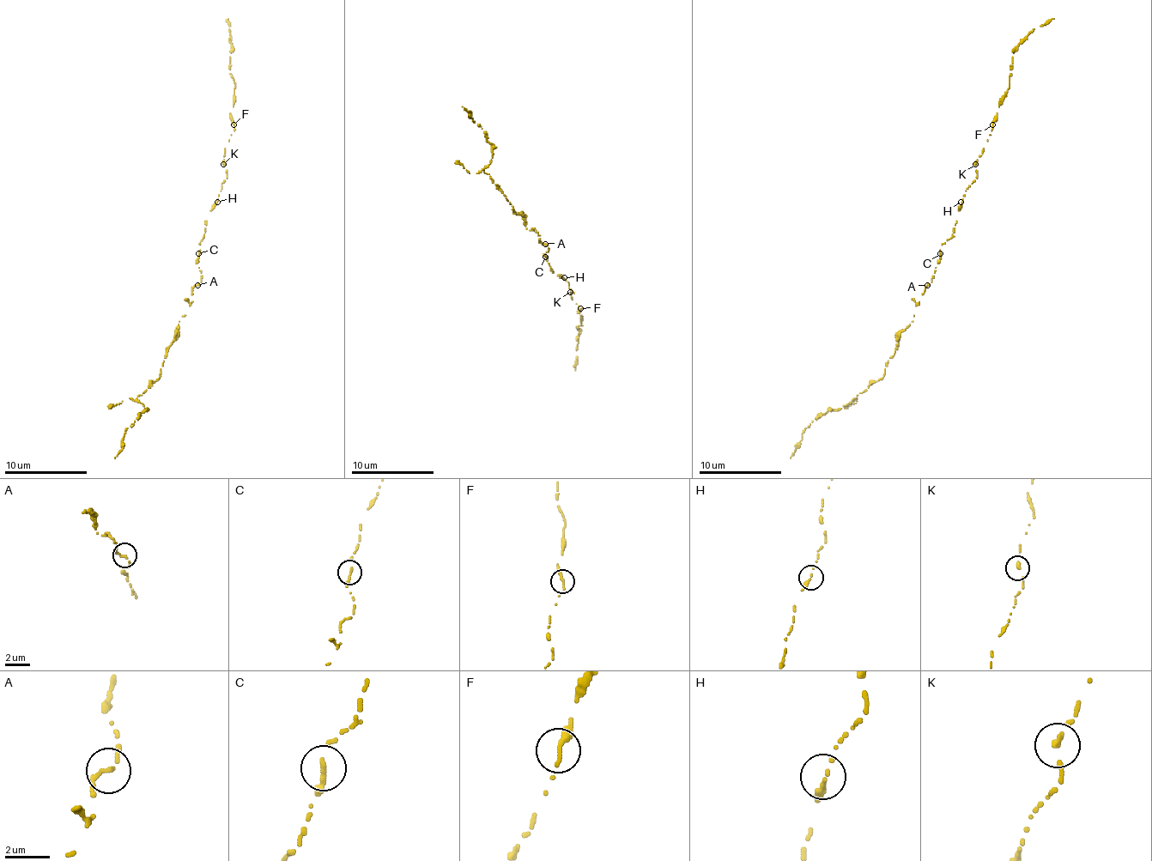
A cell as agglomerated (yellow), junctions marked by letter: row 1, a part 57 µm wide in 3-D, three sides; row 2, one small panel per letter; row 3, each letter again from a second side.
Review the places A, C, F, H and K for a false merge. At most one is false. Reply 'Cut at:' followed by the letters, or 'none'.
Cut at: none

